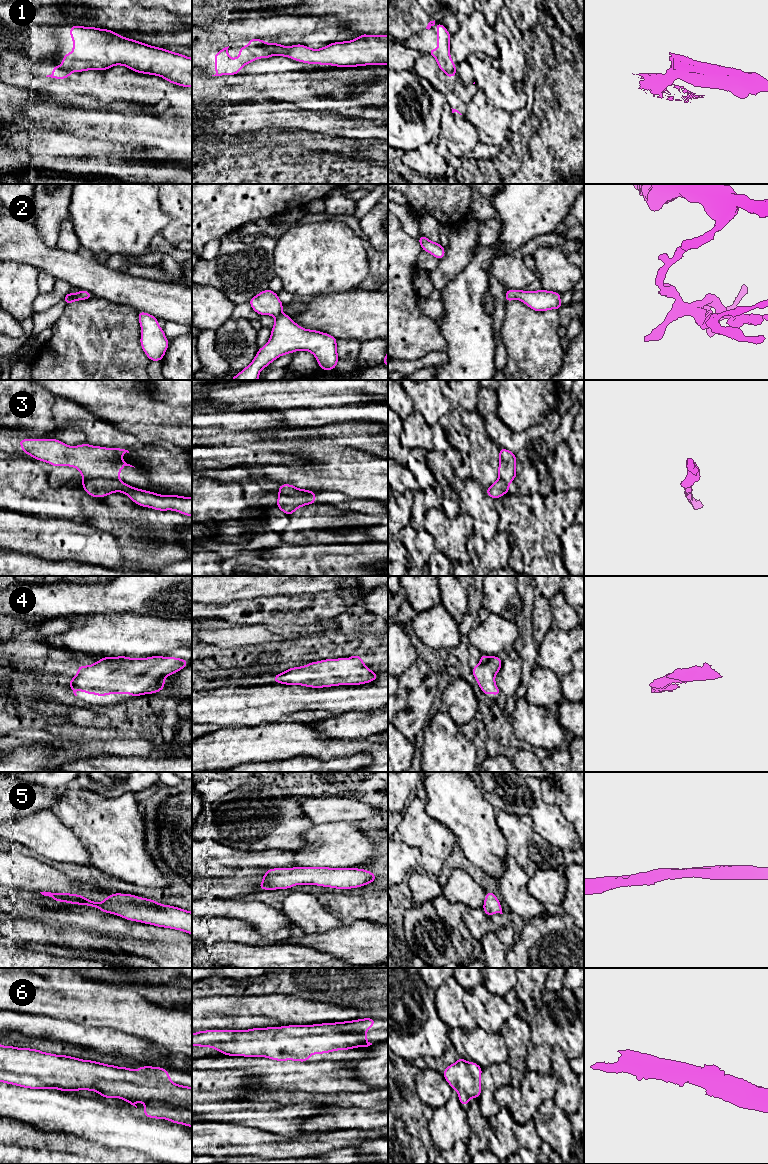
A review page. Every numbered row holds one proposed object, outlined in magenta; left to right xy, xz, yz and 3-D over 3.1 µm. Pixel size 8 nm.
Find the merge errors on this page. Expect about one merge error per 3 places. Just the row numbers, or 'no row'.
1, 3

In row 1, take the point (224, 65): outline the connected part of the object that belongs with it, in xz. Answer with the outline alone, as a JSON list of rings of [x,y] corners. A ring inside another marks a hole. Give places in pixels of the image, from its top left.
[[[248,39],[249,45],[239,48],[238,58],[231,59],[229,57],[229,46],[214,55],[216,74],[212,76],[236,75],[244,65],[256,61],[257,58],[266,59],[274,56],[274,53],[269,49],[269,43],[262,39]]]

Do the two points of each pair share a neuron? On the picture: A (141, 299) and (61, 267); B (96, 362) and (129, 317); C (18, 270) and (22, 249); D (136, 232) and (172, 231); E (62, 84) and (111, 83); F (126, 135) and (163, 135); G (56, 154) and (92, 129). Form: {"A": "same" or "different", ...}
{"A": "same", "B": "same", "C": "different", "D": "different", "E": "same", "F": "same", "G": "different"}

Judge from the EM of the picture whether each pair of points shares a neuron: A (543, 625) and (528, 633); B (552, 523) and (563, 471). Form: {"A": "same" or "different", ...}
{"A": "different", "B": "different"}

